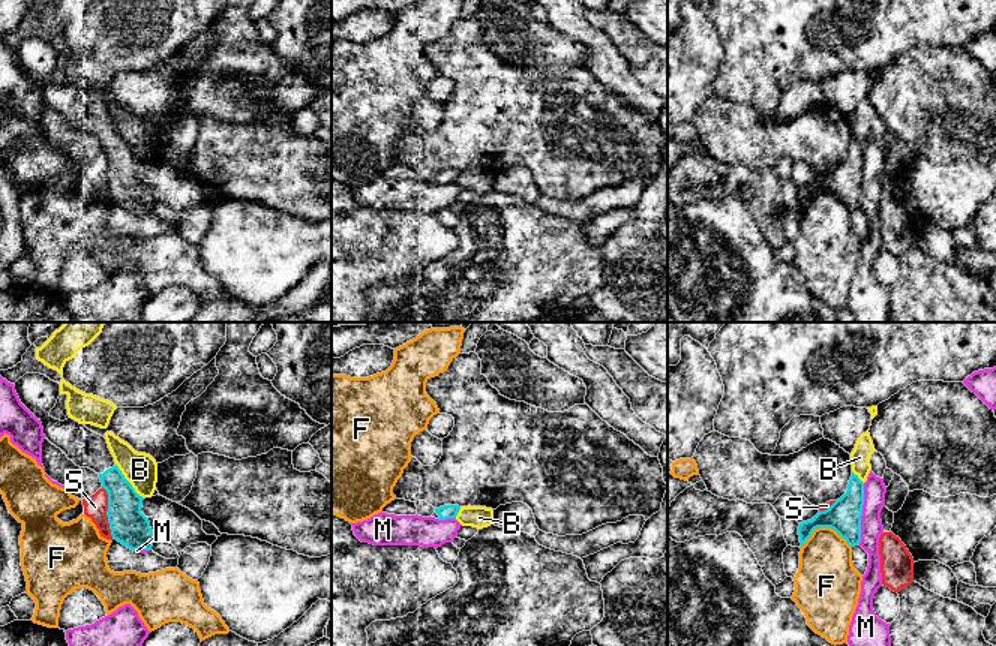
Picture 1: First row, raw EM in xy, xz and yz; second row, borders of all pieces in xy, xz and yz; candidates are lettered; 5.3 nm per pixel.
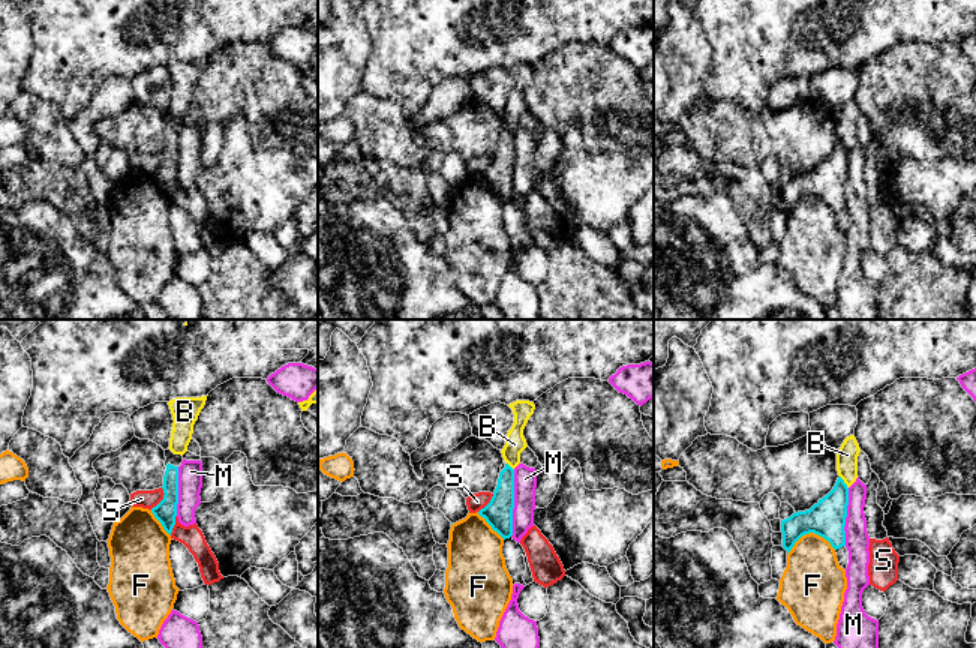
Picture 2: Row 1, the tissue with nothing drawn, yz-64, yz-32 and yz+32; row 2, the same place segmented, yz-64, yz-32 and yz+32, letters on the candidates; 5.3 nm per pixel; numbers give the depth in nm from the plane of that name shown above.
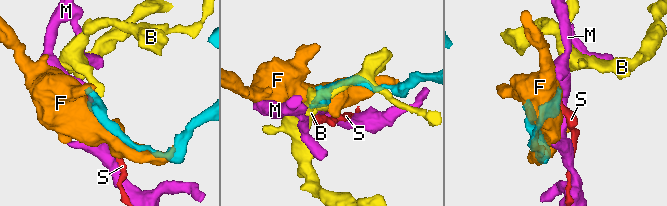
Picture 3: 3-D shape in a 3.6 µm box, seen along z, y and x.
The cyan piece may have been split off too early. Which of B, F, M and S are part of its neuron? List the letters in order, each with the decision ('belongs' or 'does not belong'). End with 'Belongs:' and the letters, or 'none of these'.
B: does not belong
F: does not belong
M: does not belong
S: does not belong
Belongs: none of these

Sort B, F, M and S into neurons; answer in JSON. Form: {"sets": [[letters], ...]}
{"sets": [["B"], ["F"], ["M"], ["S"]]}

